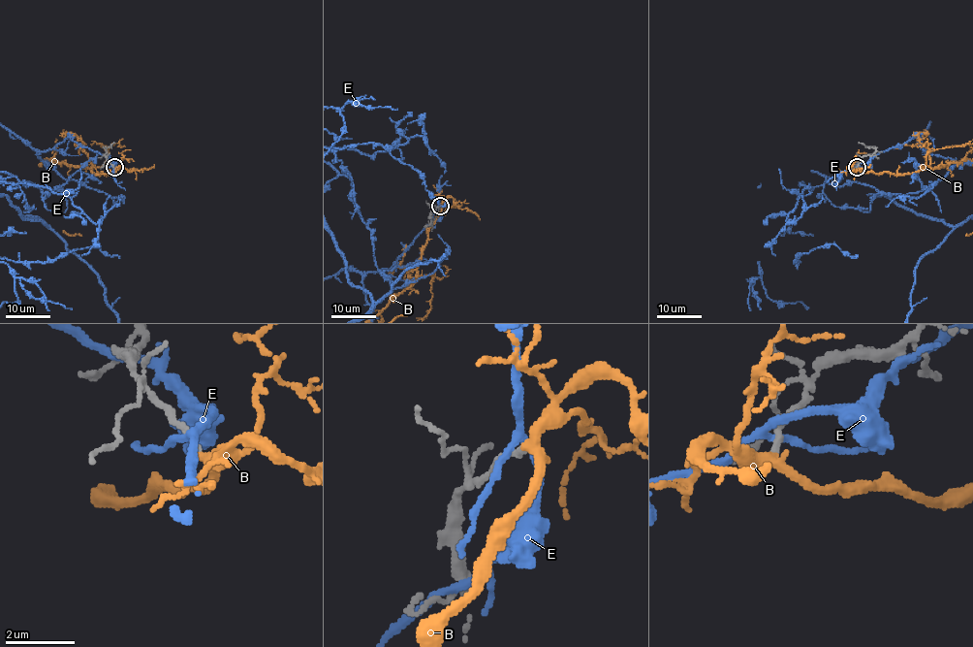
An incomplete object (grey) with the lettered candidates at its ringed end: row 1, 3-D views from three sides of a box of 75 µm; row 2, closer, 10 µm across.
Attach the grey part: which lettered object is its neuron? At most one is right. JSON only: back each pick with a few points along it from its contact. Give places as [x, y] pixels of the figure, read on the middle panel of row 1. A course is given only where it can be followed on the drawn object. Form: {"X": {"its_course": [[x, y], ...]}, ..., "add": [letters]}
{"add": ["B"]}

